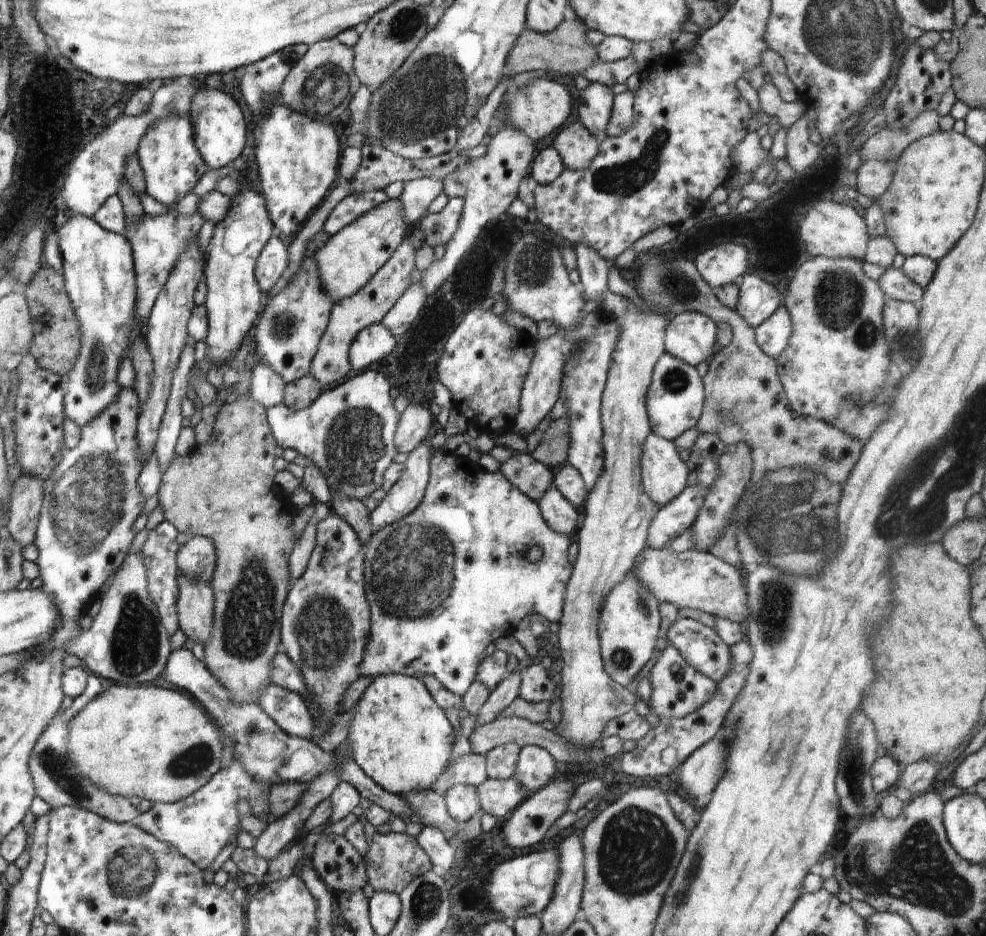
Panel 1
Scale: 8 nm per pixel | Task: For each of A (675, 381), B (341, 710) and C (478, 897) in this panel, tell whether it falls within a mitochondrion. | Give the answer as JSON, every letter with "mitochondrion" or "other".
{"A":"mitochondrion","B":"other","C":"other"}

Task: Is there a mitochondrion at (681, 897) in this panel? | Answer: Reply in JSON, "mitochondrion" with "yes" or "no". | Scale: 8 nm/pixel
{"mitochondrion":"yes"}

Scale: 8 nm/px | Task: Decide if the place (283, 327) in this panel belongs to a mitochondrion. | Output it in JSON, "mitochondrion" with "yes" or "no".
{"mitochondrion":"yes"}

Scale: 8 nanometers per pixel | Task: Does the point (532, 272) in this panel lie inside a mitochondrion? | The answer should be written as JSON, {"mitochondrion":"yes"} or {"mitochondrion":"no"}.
{"mitochondrion":"yes"}

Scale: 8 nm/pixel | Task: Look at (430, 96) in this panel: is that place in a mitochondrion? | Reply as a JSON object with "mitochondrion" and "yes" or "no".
{"mitochondrion":"yes"}

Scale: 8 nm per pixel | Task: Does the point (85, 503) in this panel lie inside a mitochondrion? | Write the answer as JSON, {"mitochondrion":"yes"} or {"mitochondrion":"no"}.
{"mitochondrion":"yes"}

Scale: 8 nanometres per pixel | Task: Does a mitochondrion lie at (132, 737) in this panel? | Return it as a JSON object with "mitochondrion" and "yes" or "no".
{"mitochondrion":"no"}

